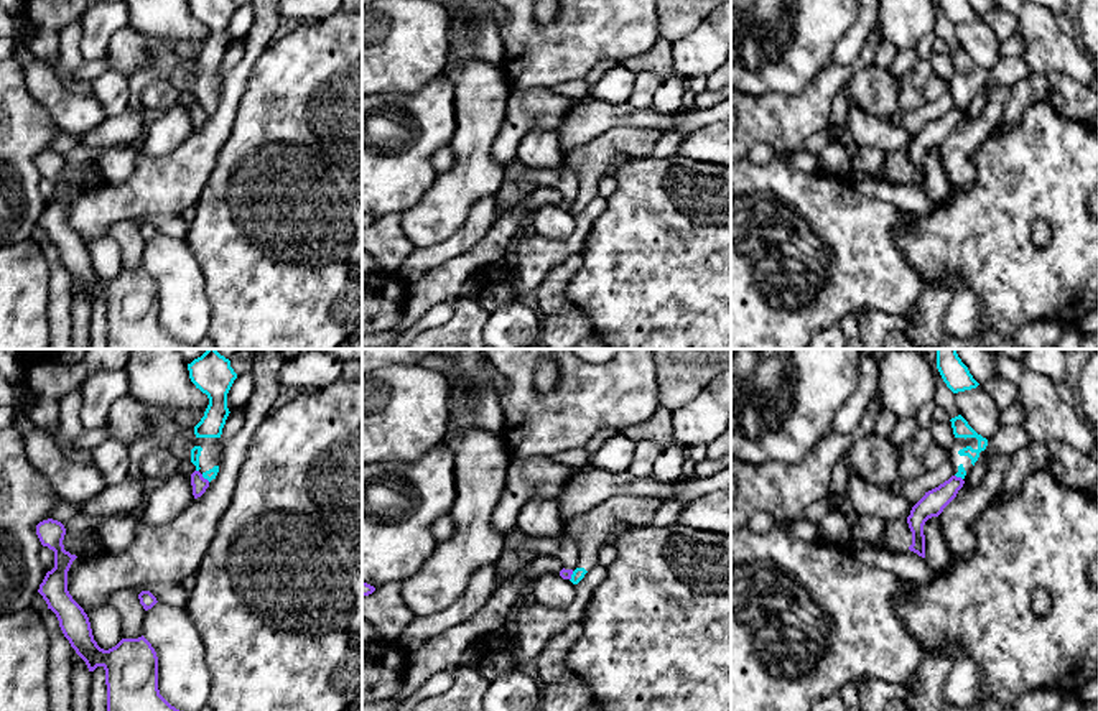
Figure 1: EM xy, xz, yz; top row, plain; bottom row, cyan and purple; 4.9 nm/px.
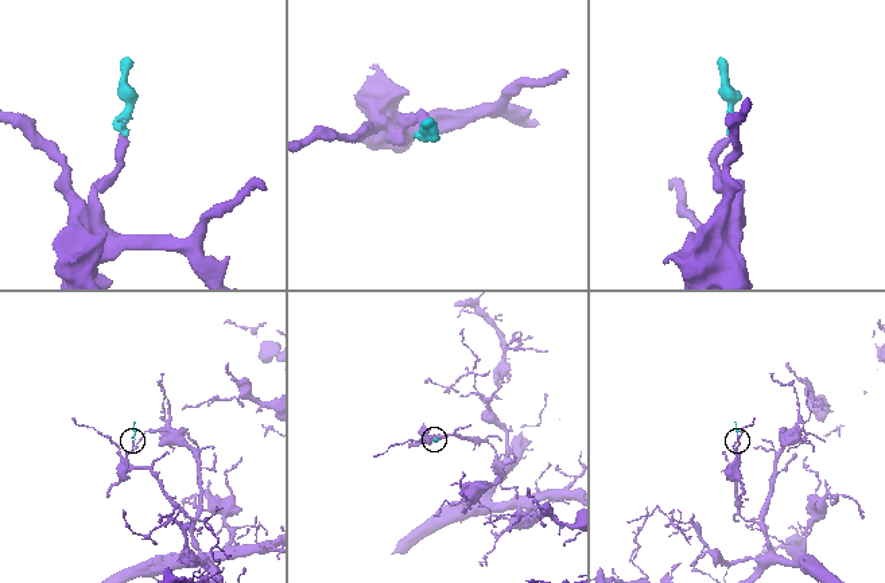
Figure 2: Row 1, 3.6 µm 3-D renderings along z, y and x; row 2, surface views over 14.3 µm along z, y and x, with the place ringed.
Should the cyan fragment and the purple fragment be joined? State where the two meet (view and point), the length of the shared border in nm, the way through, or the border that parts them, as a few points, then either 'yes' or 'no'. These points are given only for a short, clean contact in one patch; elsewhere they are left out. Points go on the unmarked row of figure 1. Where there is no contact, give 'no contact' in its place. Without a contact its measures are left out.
contact xy (206, 109); length 60 nm; border xy (201, 106), (209, 112); no

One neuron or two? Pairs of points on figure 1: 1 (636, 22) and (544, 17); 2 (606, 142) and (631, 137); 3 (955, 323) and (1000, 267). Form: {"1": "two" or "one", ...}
{"1": "two", "2": "one", "3": "two"}

